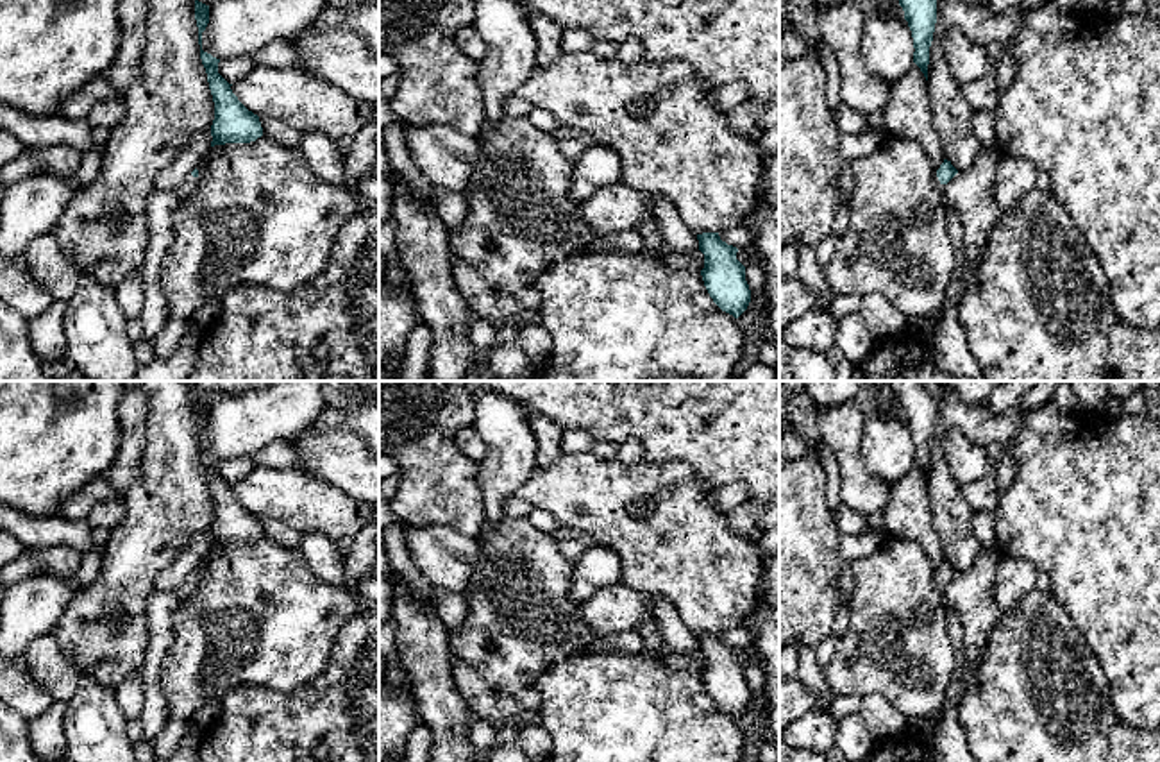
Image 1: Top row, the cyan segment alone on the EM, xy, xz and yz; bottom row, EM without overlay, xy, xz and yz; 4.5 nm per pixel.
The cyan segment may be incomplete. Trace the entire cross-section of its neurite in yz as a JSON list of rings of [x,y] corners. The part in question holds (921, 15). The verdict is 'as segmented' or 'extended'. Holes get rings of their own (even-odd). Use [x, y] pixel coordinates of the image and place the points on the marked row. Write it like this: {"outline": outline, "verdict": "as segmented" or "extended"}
{"outline": [[[899,0],[913,38],[913,63],[928,80],[929,47],[937,23],[937,0]]], "verdict": "as segmented"}

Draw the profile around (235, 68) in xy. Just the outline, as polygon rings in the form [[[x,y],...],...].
[[[234,55],[227,59],[220,59],[218,73],[229,82],[236,84],[243,77],[247,77],[256,68],[256,61],[252,55]]]

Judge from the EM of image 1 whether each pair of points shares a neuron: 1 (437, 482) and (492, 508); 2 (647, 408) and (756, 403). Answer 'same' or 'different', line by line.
1: different
2: same

